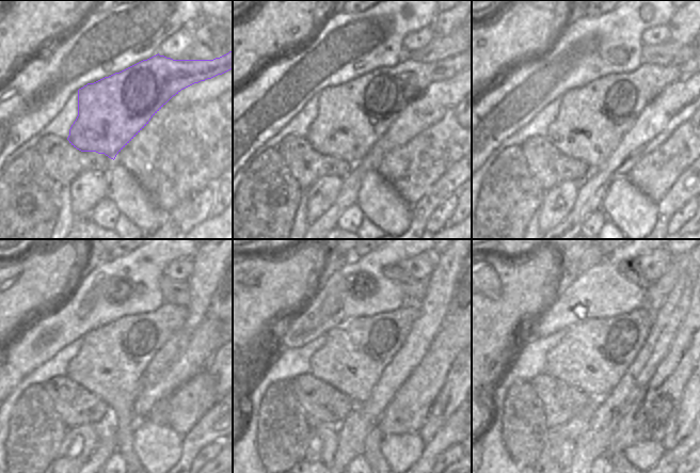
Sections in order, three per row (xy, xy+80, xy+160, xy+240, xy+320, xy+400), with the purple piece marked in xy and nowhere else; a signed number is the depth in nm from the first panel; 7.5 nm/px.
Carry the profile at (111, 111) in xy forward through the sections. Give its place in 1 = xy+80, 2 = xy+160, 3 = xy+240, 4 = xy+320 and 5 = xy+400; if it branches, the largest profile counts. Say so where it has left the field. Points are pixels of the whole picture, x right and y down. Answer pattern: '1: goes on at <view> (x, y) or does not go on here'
1: goes on at xy+80 (351, 117)
2: goes on at xy+160 (591, 120)
3: goes on at xy+240 (111, 361)
4: goes on at xy+320 (355, 352)
5: goes on at xy+400 (592, 357)

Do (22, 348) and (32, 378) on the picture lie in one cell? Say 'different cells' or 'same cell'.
different cells

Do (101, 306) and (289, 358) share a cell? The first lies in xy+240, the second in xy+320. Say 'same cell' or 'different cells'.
different cells

